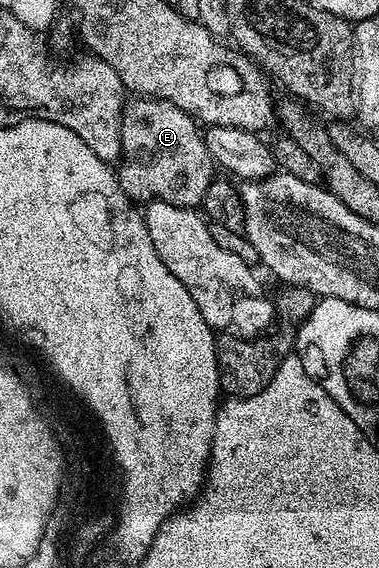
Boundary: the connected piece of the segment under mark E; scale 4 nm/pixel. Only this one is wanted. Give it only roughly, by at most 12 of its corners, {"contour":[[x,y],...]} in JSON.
{"contour":[[164,99],[119,120],[128,199],[202,204],[217,164],[200,124]]}

